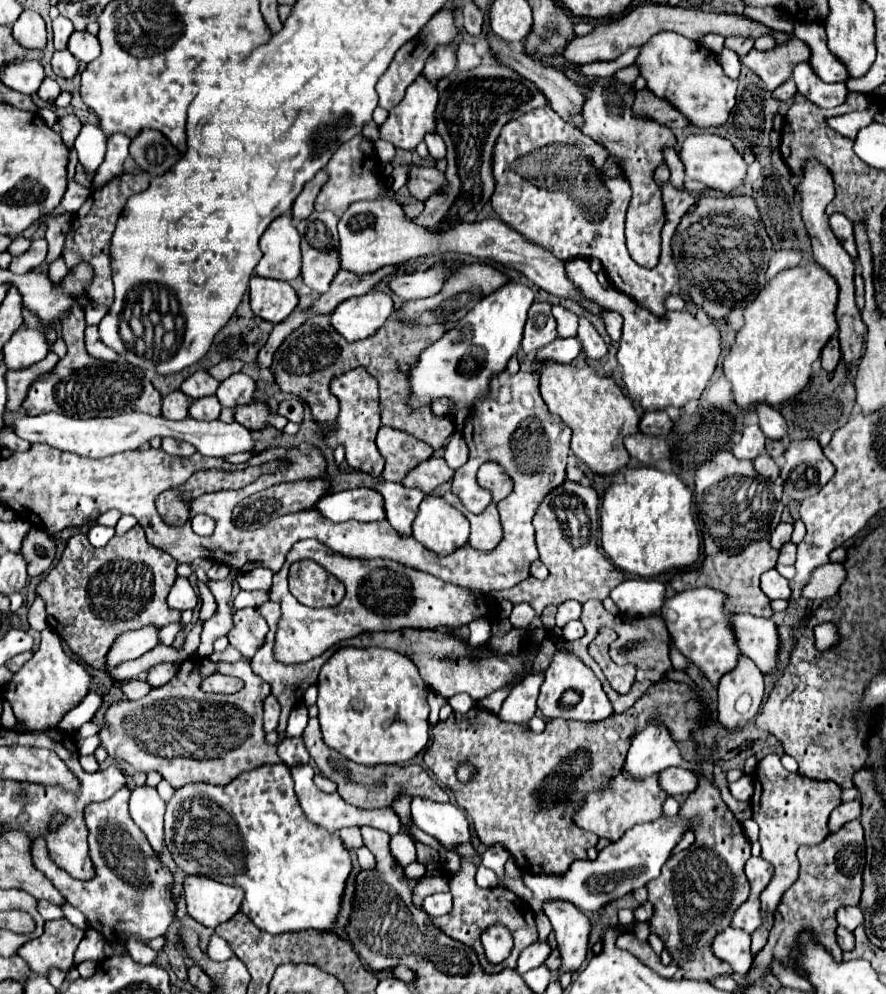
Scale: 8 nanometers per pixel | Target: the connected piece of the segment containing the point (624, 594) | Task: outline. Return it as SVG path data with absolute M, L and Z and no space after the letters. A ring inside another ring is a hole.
M626 579L612 589L610 599L620 607L624 615L630 617L650 617L660 611L666 587L660 581L646 579Z

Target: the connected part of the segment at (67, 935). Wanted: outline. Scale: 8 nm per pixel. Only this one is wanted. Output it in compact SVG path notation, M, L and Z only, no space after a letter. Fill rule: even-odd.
M68 919L46 921L44 935L26 941L26 945L18 949L18 957L22 957L28 963L28 967L38 975L46 975L52 967L70 971L74 951L82 937L84 931L70 925Z

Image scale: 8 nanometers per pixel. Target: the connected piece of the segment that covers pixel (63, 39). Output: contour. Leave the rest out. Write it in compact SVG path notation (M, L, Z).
M56 17L52 21L52 31L54 31L54 47L56 49L66 49L70 35L74 33L72 23L66 17Z

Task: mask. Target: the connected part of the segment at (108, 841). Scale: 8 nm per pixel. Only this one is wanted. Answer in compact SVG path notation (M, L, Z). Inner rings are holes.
M122 787L116 795L102 803L90 803L84 809L84 823L88 829L88 847L90 859L94 863L96 875L90 881L78 881L70 877L66 871L56 867L50 859L44 837L34 839L32 843L32 861L38 871L42 871L54 887L68 899L68 903L80 909L92 929L98 929L108 941L124 941L132 959L148 965L154 961L156 951L146 947L144 941L164 935L166 929L174 921L176 905L168 887L172 883L172 875L160 861L154 861L154 851L150 849L146 835L134 825L128 813L130 789ZM132 935L140 935L142 941Z

